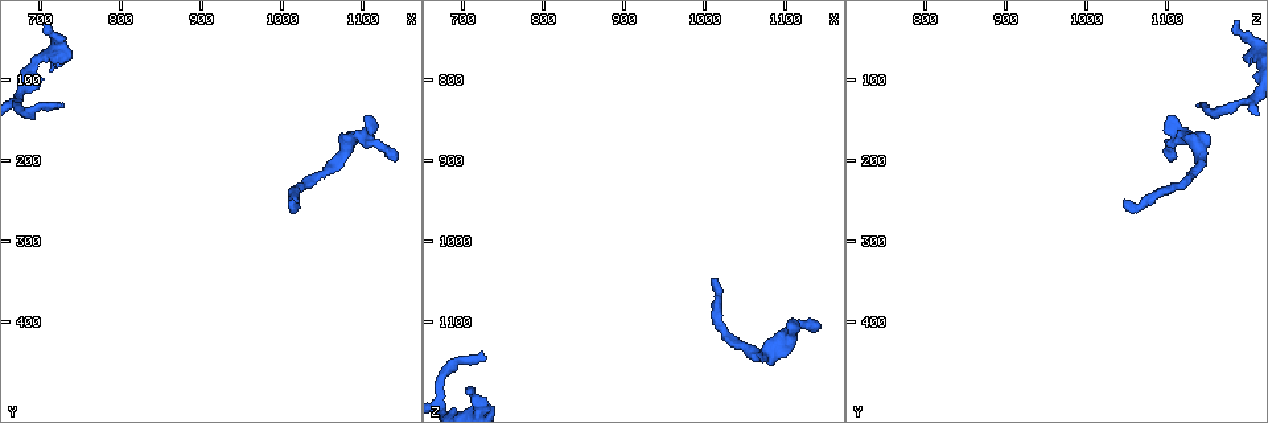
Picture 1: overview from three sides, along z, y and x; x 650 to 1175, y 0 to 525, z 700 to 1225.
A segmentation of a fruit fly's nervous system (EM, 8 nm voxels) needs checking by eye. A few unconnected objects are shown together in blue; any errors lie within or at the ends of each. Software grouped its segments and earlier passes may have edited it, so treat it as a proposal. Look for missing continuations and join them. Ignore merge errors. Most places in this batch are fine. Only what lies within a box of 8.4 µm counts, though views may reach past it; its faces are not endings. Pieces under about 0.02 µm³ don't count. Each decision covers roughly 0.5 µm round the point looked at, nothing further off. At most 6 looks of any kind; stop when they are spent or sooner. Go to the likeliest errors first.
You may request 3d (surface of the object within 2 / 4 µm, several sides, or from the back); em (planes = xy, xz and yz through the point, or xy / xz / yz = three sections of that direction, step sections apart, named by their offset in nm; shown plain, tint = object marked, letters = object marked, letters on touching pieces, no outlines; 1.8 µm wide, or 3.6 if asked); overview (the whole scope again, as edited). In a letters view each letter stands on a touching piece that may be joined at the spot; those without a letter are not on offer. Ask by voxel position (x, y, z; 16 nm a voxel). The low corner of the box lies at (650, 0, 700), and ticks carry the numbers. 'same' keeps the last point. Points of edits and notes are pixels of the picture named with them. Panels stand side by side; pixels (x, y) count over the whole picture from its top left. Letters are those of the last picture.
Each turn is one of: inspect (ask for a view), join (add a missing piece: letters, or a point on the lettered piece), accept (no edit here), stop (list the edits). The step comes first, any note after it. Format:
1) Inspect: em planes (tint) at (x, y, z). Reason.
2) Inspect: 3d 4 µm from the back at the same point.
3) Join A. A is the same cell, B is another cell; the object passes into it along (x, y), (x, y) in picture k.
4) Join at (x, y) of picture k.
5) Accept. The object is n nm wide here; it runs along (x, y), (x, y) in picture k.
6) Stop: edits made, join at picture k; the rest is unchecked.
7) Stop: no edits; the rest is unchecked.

Inspect: em yz step 4 (letters) at (1140, 200, 1110). An open end.

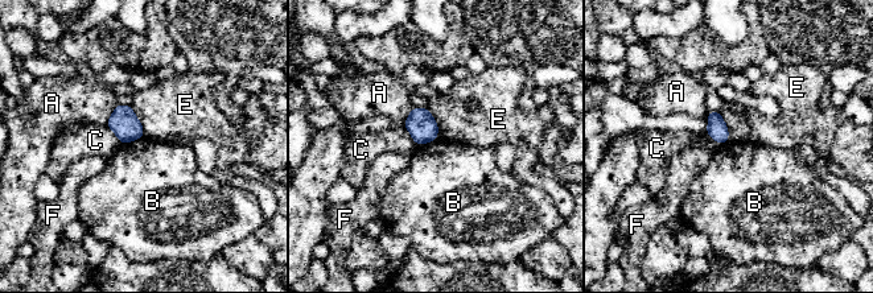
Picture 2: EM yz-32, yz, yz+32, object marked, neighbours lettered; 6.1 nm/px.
Inspect: em planes (letters) at the same point.

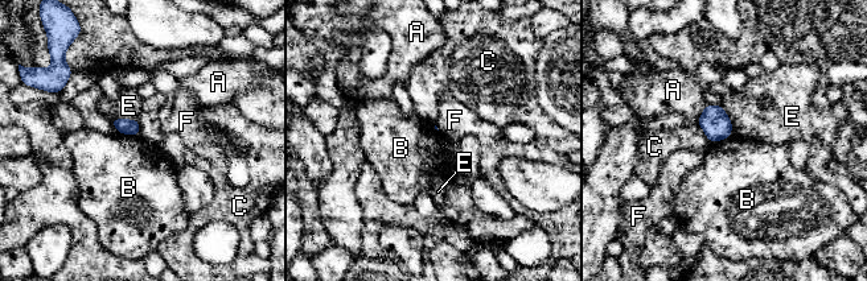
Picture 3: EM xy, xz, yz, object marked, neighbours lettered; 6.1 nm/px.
Accept. The longest contact is with E, 180 nm; A, B, C, E and F are other cells; a border runs along (731, 135), (710, 143) in picture 3; no lettered piece goes on from it.

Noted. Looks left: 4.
Inspect: 3d 2 µm at (1010, 255, 1050).

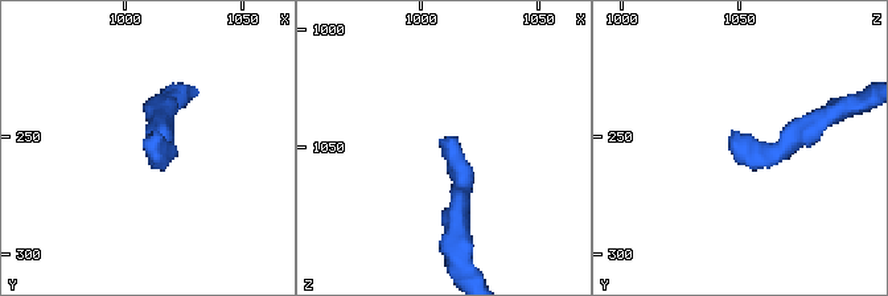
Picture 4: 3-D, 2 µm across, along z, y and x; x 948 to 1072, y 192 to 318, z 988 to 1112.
Inspect: em planes (tint) at (1009, 250, 1046). Need the tissue.

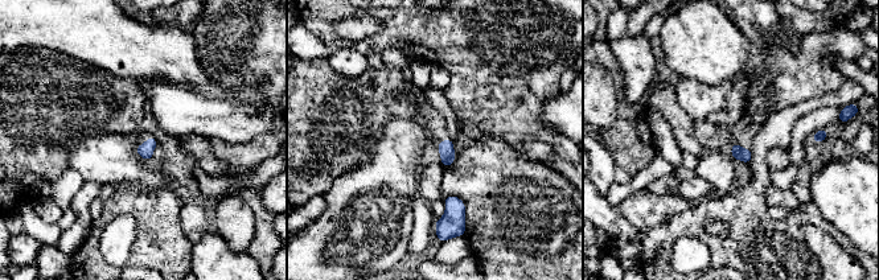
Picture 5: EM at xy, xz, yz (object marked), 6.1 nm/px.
Inspect: em planes (letters) at the same point. What lies round it.

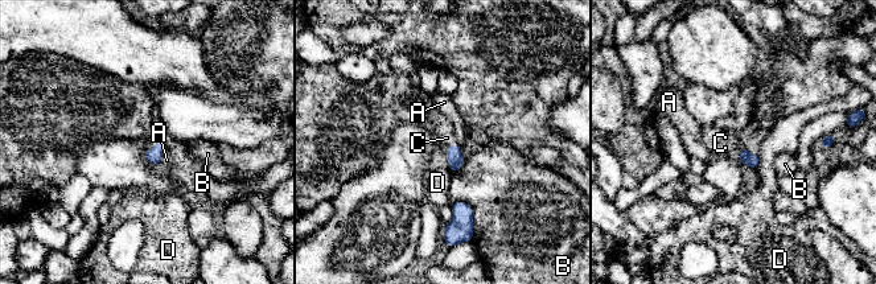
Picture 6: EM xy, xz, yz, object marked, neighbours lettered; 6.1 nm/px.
Join C. C is the same cell, A, B and D are other cells; the object passes into it along (153, 155), (152, 148), (149, 143) in picture 6; the neuron continues.

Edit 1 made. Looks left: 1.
Stop: edits made, join at picture 6; the rest is unchecked.

